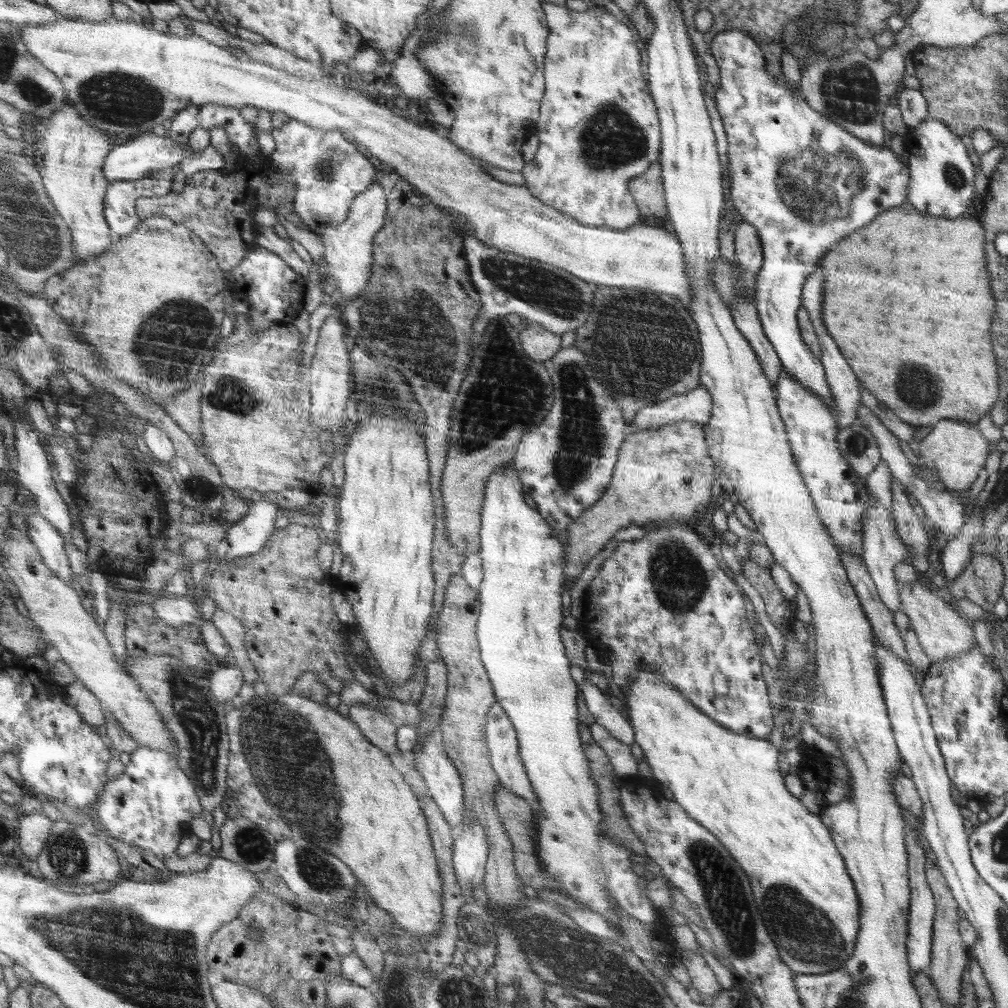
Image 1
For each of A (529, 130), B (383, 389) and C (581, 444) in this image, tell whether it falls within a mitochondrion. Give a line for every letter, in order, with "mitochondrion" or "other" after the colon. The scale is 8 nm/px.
A: other
B: mitochondrion
C: mitochondrion

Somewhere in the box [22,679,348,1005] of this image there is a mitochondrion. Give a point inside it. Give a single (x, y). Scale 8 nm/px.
(289, 758)

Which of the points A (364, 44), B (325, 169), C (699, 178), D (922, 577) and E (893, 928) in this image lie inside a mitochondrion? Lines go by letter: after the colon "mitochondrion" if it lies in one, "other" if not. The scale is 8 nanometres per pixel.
A: other
B: mitochondrion
C: other
D: other
E: other

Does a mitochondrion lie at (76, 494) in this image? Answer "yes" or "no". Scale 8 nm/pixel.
no

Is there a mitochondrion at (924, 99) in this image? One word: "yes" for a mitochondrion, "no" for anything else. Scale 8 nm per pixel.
no

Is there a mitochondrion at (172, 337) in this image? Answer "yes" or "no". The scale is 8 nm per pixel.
yes

